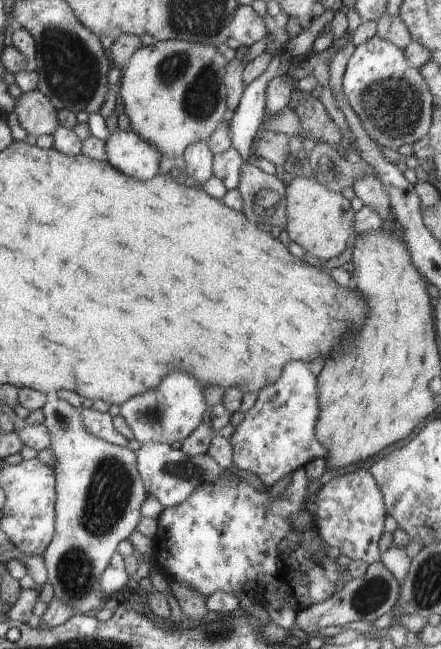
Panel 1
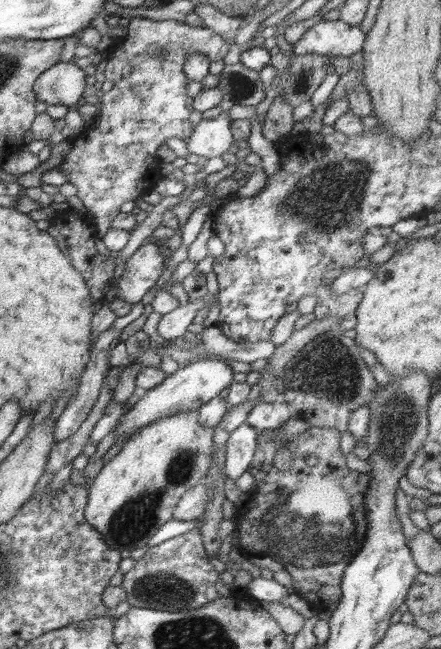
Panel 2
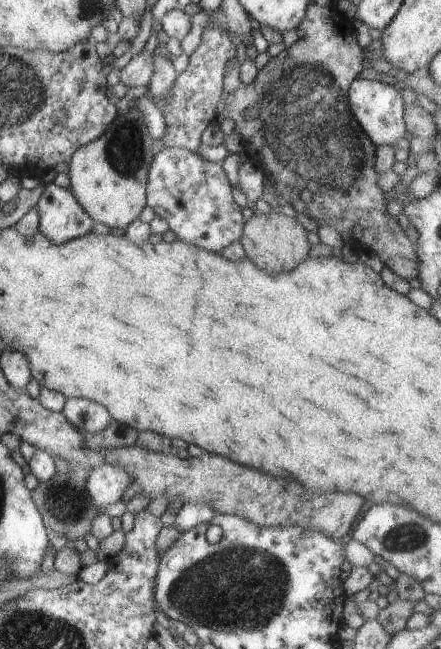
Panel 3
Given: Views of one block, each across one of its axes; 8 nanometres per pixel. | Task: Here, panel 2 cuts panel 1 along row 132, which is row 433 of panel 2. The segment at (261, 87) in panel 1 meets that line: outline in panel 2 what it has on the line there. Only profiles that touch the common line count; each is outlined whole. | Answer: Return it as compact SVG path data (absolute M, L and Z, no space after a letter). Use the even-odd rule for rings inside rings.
M247 422L230 433L225 444L222 468L225 477L236 482L250 468L257 447L258 433L259 430Z

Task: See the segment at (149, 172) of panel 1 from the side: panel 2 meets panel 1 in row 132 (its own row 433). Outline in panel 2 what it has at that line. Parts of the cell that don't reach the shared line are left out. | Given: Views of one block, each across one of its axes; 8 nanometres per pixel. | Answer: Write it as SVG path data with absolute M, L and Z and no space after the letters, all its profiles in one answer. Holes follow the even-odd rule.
M195 359L182 369L172 368L170 374L158 386L147 390L146 394L119 418L119 422L112 432L116 436L115 442L118 436L129 438L141 428L161 418L198 410L199 406L206 404L214 397L218 397L220 391L234 381L233 374L232 369L224 361L217 359Z

